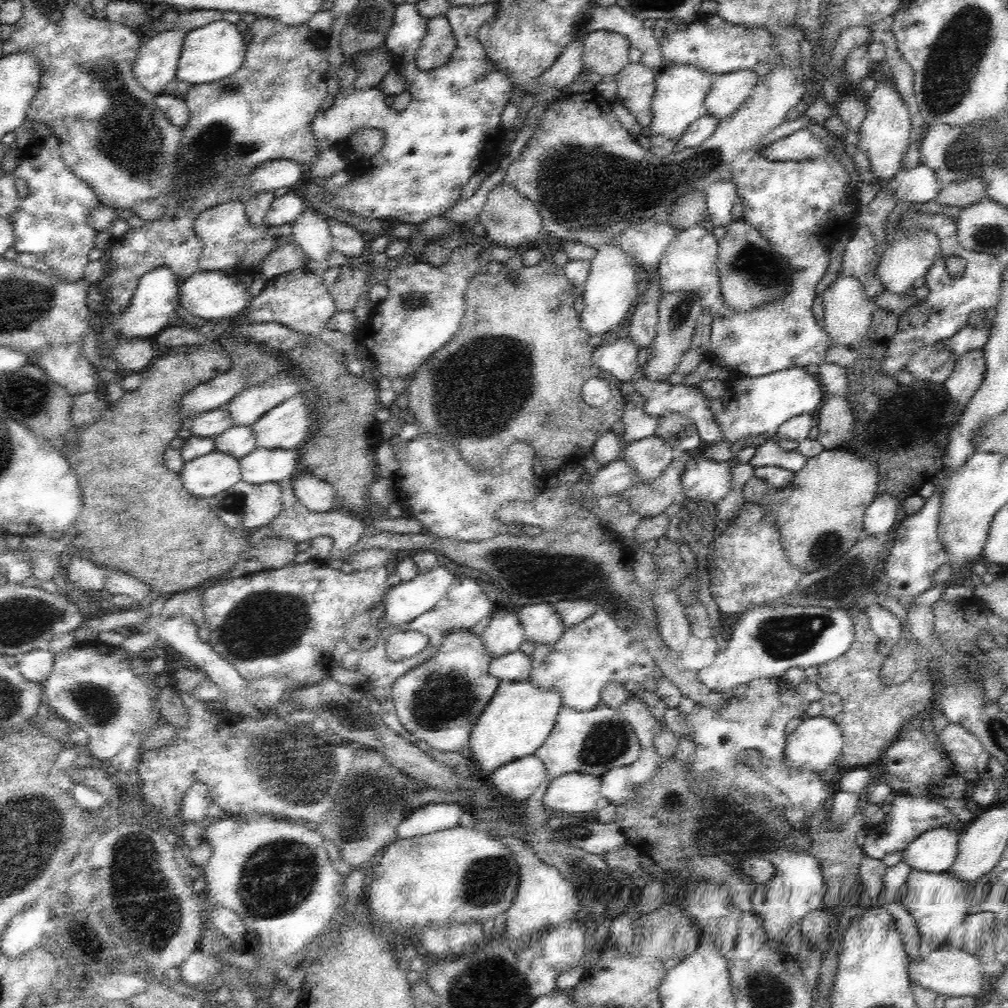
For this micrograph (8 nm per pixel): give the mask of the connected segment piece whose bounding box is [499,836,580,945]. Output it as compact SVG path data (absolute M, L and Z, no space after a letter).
M499 836L514 854L518 863L520 882L512 906L507 910L506 936L518 945L524 939L531 939L534 932L553 929L564 921L576 918L580 906L574 892L574 886L562 876L562 873L554 866L544 864L532 849L518 838L504 838Z

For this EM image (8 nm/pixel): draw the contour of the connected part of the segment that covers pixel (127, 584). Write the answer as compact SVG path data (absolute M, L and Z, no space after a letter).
M102 566L106 575L106 584L104 589L108 590L110 594L125 594L131 596L135 605L151 604L154 602L148 593L151 589L141 582L134 579L132 576L112 567Z

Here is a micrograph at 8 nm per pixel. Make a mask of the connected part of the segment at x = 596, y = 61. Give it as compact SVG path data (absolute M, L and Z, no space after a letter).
M595 30L584 40L582 73L616 74L628 62L628 37L608 30Z

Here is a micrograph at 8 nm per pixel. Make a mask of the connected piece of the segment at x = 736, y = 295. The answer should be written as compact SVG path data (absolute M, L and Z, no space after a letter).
M737 219L726 226L726 235L722 240L716 242L716 253L721 292L727 304L733 310L736 310L736 308L738 310L752 310L758 304L778 302L778 300L782 300L782 297L788 294L793 271L790 263L782 255L774 252L760 232L750 226L744 219Z

